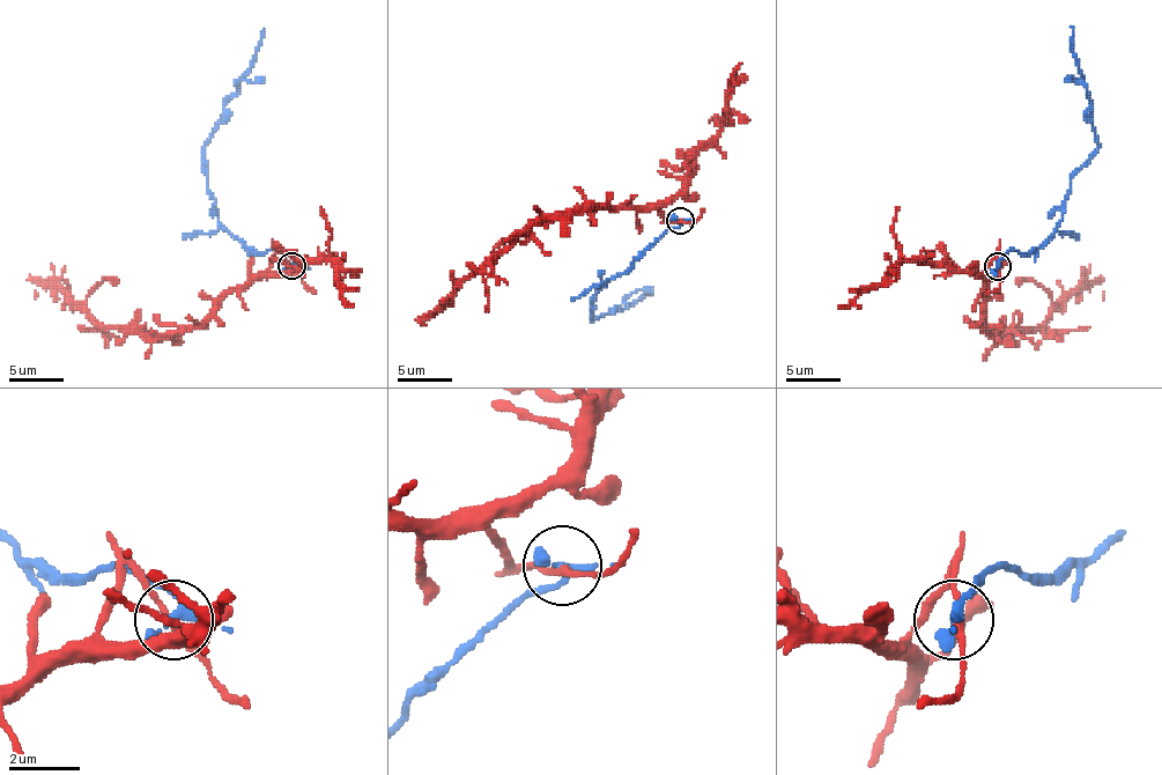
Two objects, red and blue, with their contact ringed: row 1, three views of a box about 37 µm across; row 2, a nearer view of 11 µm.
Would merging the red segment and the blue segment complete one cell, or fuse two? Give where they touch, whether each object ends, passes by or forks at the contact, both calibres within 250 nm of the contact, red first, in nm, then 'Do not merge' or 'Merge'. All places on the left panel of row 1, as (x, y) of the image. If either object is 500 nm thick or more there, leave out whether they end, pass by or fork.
Place: (291, 265). At the ring red passes by. At the ring blue passes by. Thickness 190 nm (red) against 280 nm. Do not merge

